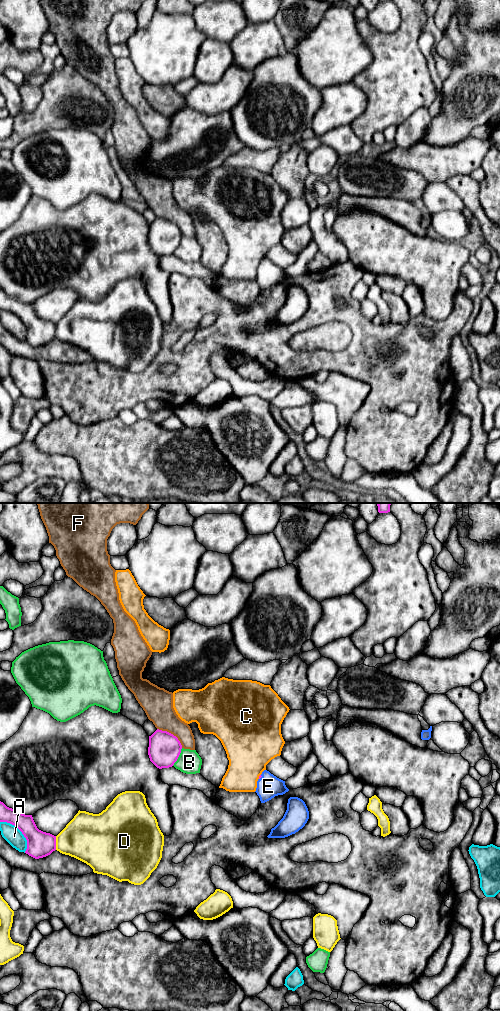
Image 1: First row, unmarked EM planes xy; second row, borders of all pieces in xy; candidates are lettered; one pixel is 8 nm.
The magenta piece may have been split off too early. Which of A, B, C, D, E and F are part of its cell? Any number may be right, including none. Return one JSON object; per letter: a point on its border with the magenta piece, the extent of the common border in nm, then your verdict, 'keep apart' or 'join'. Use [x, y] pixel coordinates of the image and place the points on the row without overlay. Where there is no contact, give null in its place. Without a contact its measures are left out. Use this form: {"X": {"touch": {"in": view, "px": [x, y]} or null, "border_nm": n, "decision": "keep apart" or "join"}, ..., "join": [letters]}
{"A": {"touch": {"in": "xy", "px": [21, 319]}, "border_nm": 320, "decision": "keep apart"}, "B": {"touch": {"in": "xy", "px": [178, 244]}, "border_nm": 170, "decision": "keep apart"}, "C": {"touch": {"in": "xy", "px": [259, 264]}, "border_nm": 40, "decision": "keep apart"}, "D": {"touch": {"in": "xy", "px": [55, 331]}, "border_nm": 110, "decision": "keep apart"}, "E": {"touch": {"in": "xy", "px": [261, 264]}, "border_nm": 40, "decision": "join"}, "F": {"touch": {"in": "xy", "px": [172, 222]}, "border_nm": 260, "decision": "keep apart"}, "join": ["E"]}

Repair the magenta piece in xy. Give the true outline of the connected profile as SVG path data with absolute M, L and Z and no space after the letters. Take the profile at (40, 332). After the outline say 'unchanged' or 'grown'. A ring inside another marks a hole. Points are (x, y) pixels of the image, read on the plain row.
M0 289L0 310L7 310L17 315L27 328L25 339L29 344L39 347L56 338L56 324L39 318L32 303L25 303L7 295Z; unchanged

